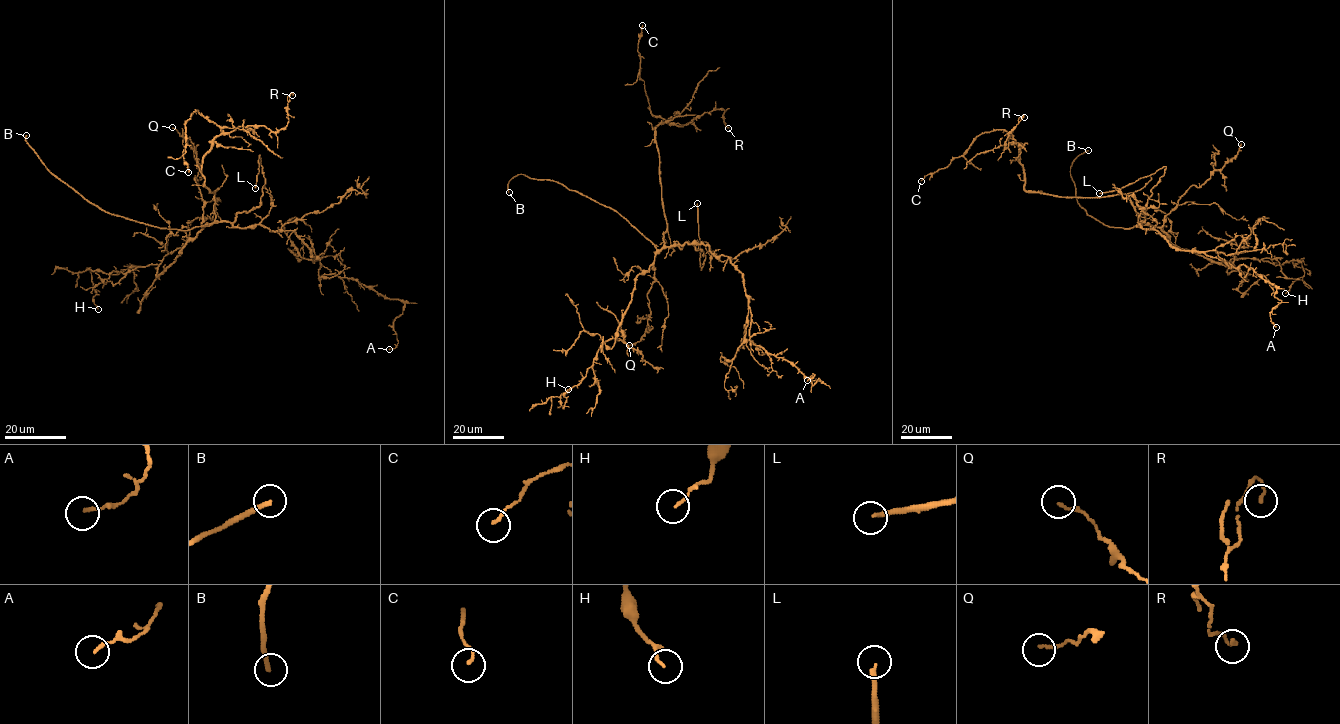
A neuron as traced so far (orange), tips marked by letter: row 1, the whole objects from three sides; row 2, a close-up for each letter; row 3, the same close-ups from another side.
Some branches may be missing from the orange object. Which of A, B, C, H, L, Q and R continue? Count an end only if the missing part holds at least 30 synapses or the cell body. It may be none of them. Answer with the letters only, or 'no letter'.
B, L

